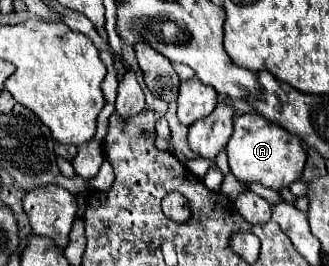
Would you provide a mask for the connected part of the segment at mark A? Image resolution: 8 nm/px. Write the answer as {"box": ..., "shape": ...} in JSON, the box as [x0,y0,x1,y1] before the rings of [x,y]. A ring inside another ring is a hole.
{"box":[227,113,307,189],"shape":[[[245,113],[235,119],[235,129],[227,143],[227,155],[229,155],[231,173],[241,183],[255,181],[271,189],[289,187],[293,181],[301,179],[307,161],[307,151],[303,147],[301,137],[285,131],[277,123],[271,123],[255,113]]]}

